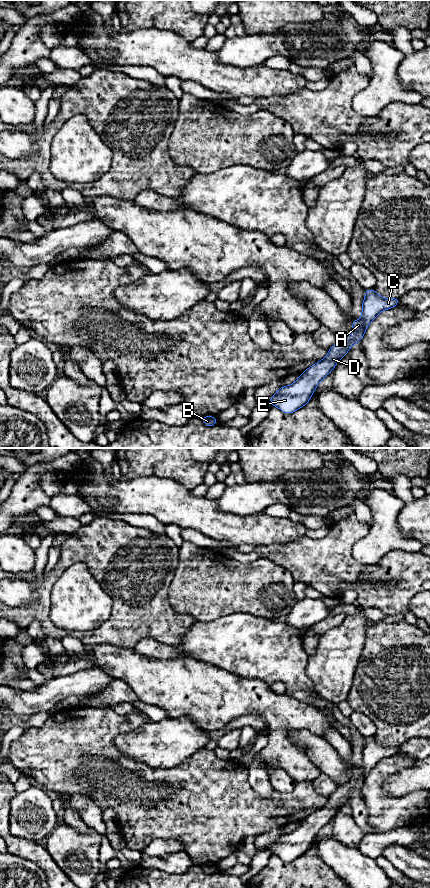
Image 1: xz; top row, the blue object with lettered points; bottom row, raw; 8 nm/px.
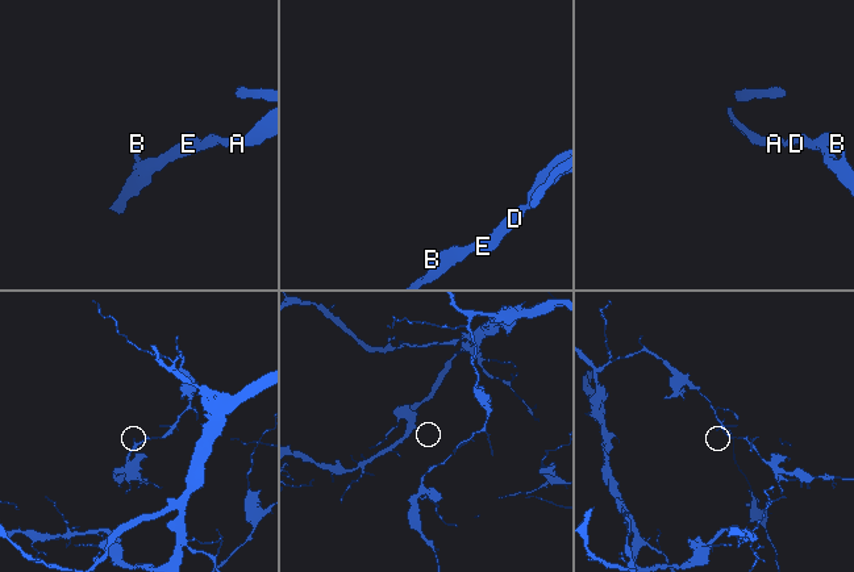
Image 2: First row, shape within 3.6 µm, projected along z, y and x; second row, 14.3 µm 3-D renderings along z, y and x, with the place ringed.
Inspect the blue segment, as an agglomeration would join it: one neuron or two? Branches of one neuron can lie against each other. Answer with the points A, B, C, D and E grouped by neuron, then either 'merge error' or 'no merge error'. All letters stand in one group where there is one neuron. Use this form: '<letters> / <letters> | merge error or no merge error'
A B C D E | no merge error

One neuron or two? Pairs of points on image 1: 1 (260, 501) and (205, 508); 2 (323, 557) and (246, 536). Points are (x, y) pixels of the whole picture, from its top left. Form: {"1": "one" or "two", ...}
{"1": "two", "2": "two"}

